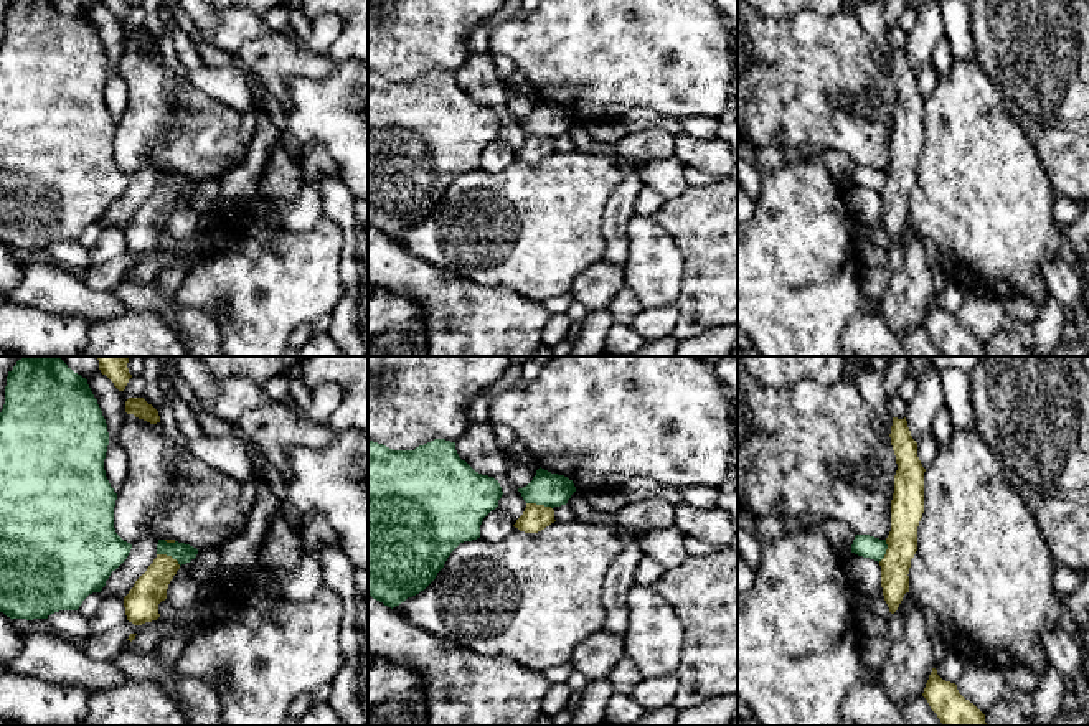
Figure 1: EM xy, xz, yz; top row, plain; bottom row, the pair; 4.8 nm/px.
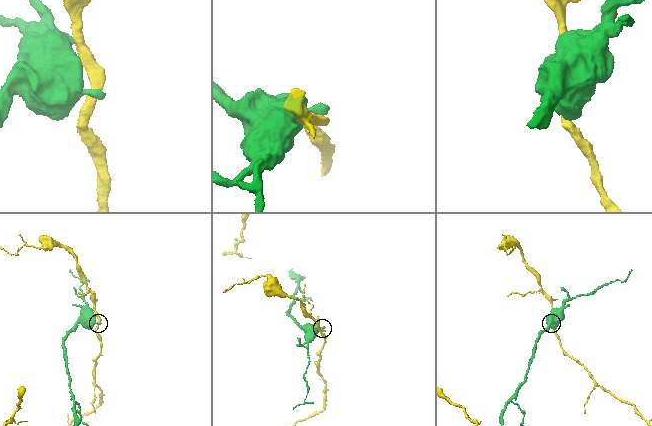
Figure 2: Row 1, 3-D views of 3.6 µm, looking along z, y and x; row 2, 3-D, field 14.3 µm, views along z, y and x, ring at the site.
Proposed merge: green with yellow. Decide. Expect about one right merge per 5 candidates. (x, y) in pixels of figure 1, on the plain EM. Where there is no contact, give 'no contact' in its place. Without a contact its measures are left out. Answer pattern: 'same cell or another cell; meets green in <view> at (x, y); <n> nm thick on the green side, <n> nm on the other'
another cell; meets green in xz at (540, 134); 160 nm thick on the green side, 130 nm on the other

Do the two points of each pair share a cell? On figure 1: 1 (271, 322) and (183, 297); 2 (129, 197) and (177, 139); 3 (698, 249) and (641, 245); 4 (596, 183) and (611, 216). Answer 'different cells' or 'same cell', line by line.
1: same cell
2: different cells
3: different cells
4: different cells

